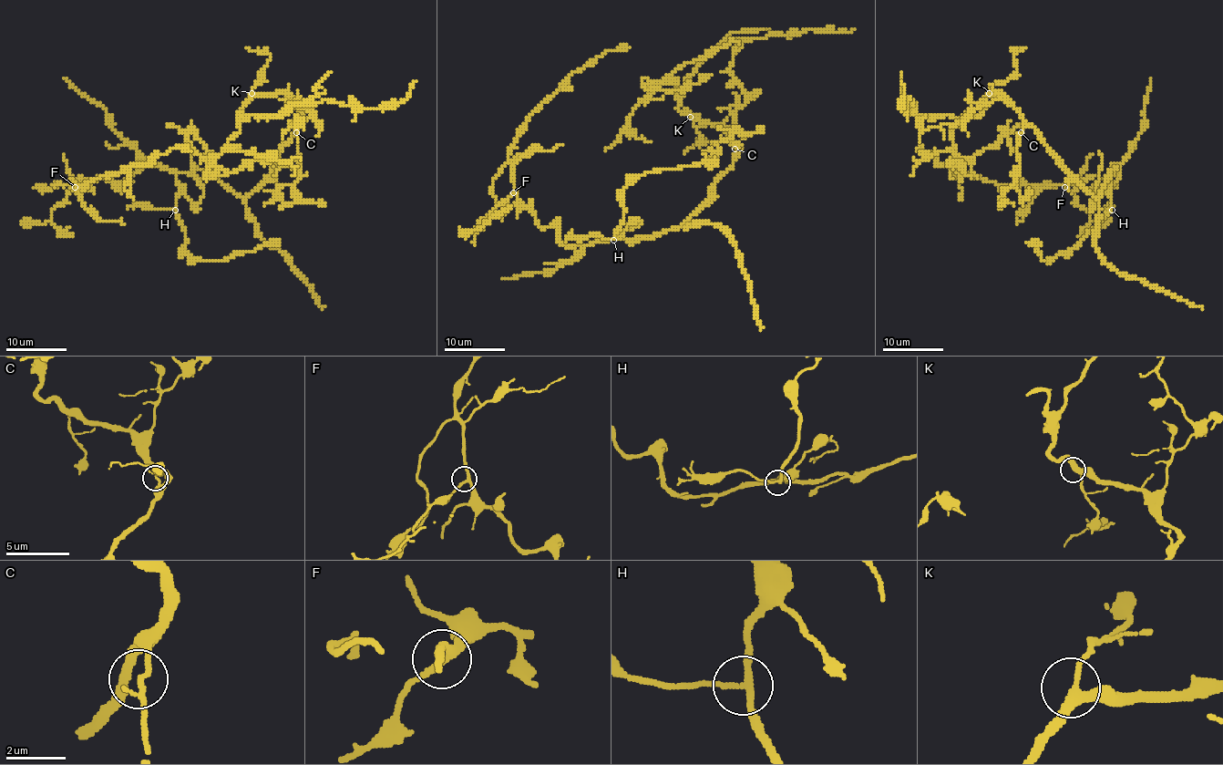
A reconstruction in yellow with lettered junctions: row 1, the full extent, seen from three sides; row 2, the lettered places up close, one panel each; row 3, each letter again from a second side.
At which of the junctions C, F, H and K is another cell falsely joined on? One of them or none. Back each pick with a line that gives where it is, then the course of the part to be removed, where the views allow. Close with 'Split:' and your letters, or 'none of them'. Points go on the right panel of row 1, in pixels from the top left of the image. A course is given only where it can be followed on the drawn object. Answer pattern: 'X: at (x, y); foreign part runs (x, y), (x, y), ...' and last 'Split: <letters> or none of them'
Split: none of them

